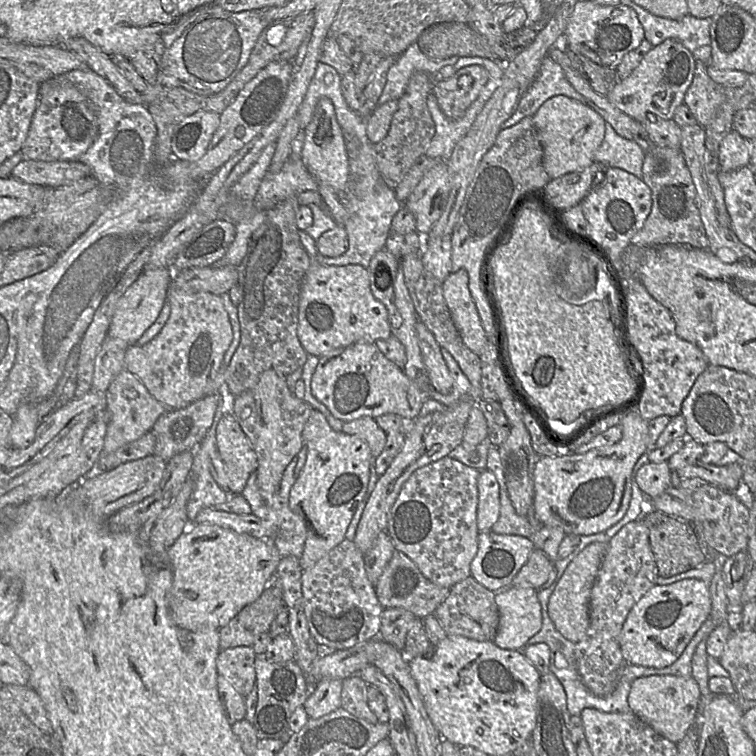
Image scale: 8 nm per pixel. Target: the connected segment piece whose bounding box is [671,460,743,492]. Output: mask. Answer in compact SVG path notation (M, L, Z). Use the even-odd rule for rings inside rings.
M698 460L676 471L671 471L671 478L673 474L681 478L698 477L707 483L731 492L737 490L743 484L742 463L731 463L721 466L703 463Z

